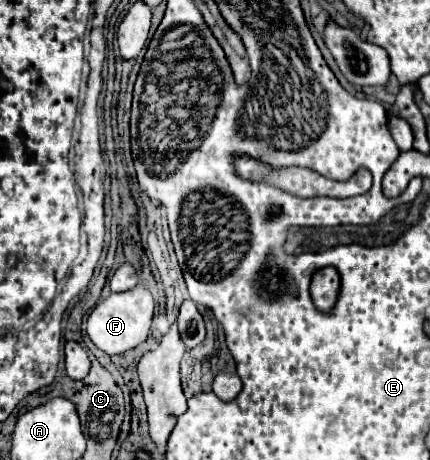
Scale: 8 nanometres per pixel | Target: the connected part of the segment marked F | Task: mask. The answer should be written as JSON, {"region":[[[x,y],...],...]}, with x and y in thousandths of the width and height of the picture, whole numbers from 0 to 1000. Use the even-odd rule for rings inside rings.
{"region":[[[316,620],[302,633],[256,637],[247,650],[237,650],[214,672],[214,680],[205,685],[205,711],[200,711],[200,720],[205,720],[209,741],[228,759],[237,759],[251,772],[270,772],[270,767],[288,767],[298,759],[312,759],[330,741],[340,741],[340,733],[349,724],[353,685],[358,685],[353,637],[340,624]]]}

